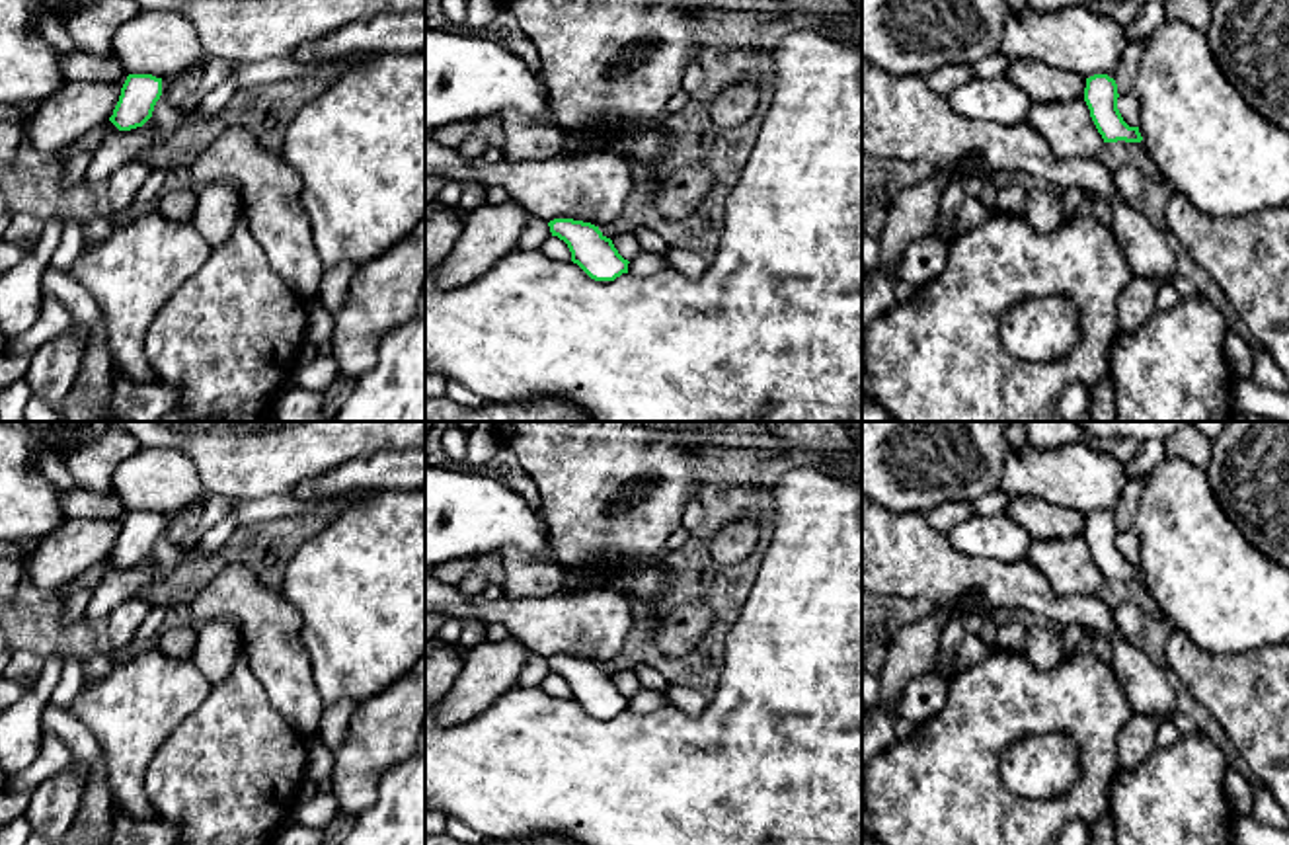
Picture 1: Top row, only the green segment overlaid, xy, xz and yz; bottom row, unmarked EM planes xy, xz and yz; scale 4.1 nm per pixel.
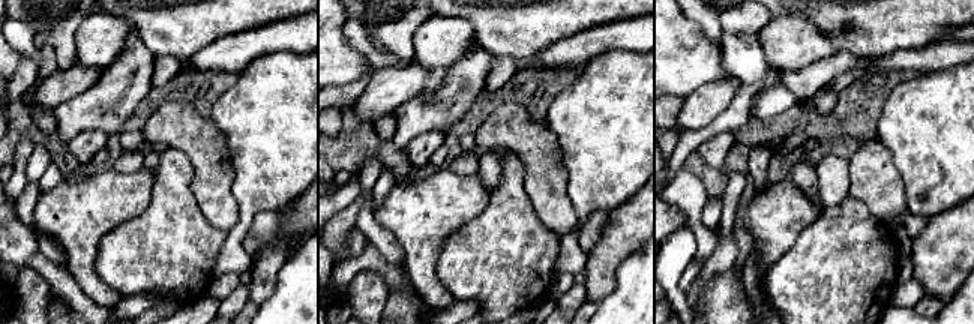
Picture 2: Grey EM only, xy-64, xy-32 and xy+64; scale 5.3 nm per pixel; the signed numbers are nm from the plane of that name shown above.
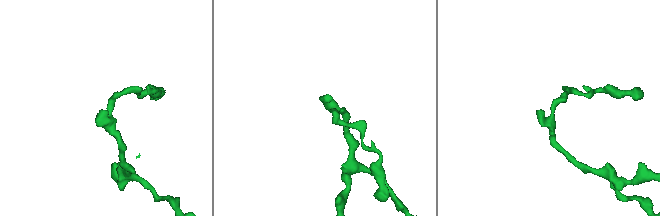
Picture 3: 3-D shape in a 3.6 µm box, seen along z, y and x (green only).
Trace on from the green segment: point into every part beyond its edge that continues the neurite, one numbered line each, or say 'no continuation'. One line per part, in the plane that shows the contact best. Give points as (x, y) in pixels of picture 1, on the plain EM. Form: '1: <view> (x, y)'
1: xy (78, 502)

